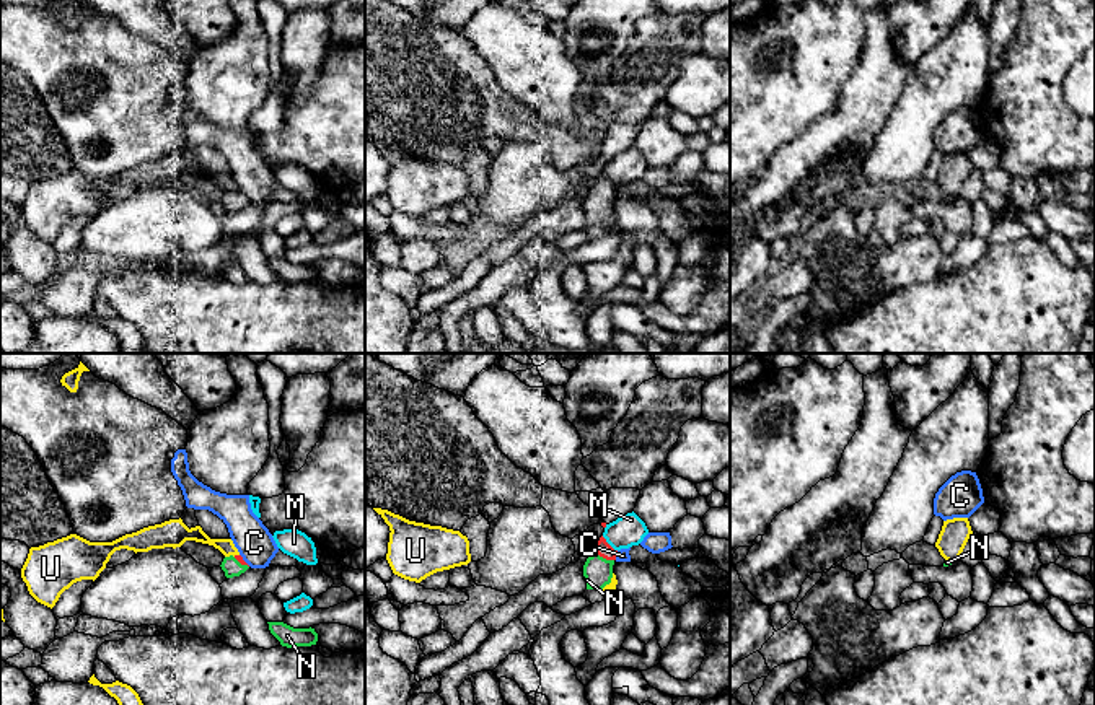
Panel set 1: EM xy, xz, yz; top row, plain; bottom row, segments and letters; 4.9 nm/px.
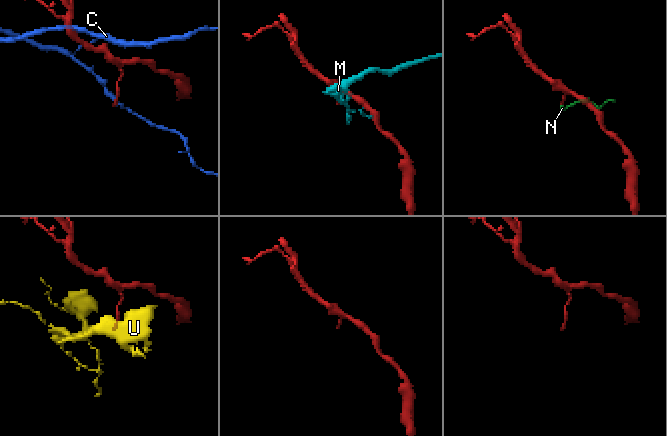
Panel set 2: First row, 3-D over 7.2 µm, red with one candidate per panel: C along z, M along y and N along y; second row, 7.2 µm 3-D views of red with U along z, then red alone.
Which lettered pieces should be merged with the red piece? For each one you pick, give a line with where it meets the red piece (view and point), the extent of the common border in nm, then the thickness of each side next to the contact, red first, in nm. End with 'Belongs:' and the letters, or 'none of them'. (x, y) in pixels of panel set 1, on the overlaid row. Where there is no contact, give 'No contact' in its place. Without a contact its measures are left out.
N: Touches red at xz (603, 557). Shared border 110 nm. Thickness 80 nm (red) against 140 nm
Belongs: N

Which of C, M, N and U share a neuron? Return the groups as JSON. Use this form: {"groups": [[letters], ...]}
{"groups": [["C"], ["M"], ["N"], ["U"]]}

